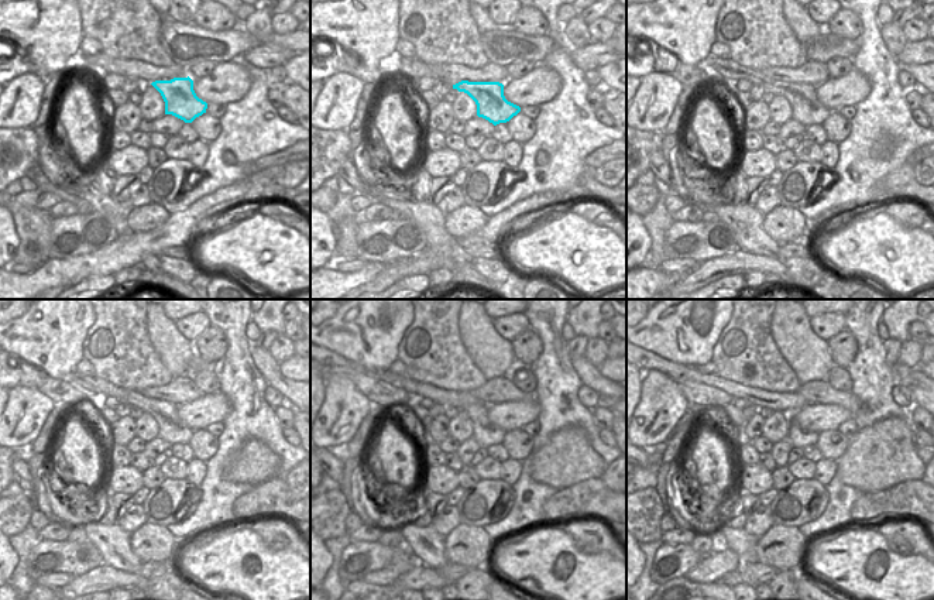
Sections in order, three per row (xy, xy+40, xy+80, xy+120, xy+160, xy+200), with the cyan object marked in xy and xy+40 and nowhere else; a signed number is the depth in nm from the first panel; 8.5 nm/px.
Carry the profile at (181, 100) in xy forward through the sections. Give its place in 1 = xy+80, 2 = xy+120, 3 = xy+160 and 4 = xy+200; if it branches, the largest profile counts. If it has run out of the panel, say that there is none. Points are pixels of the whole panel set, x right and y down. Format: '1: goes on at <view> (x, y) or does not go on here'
1: goes on at xy+80 (807, 110)
2: goes on at xy+120 (172, 429)
3: goes on at xy+160 (486, 434)
4: goes on at xy+200 (799, 438)

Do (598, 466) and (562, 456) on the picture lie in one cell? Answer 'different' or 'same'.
same

